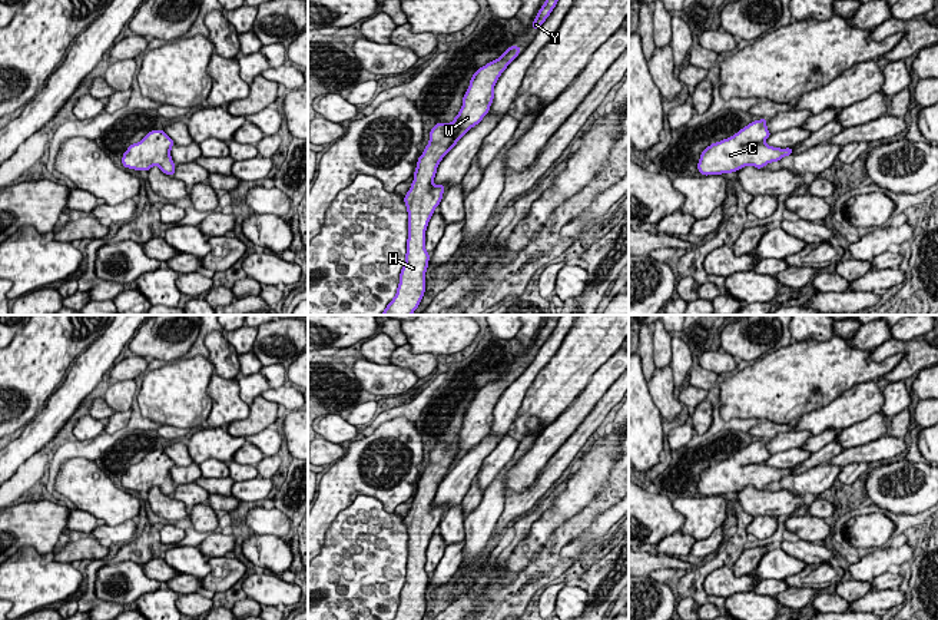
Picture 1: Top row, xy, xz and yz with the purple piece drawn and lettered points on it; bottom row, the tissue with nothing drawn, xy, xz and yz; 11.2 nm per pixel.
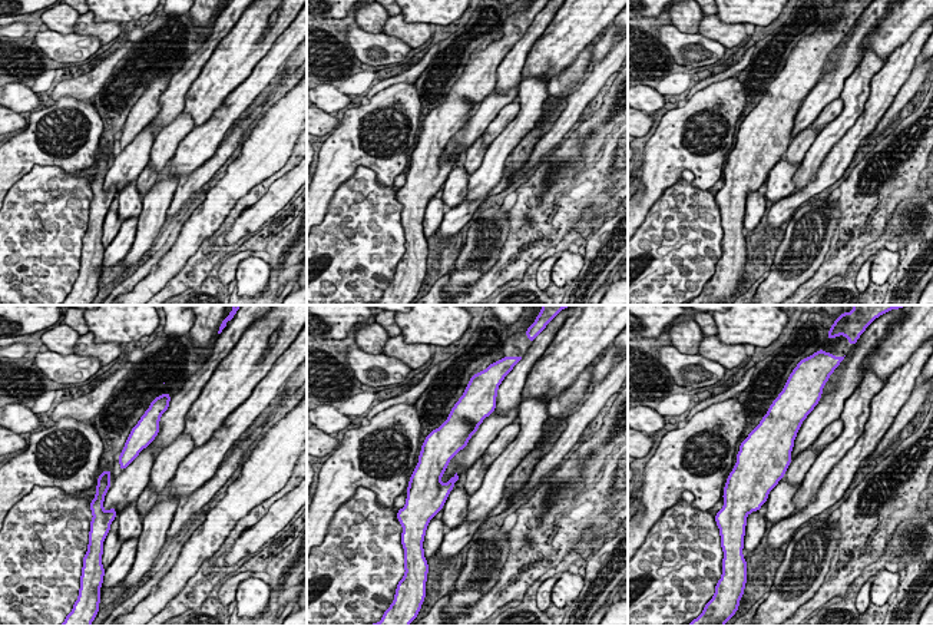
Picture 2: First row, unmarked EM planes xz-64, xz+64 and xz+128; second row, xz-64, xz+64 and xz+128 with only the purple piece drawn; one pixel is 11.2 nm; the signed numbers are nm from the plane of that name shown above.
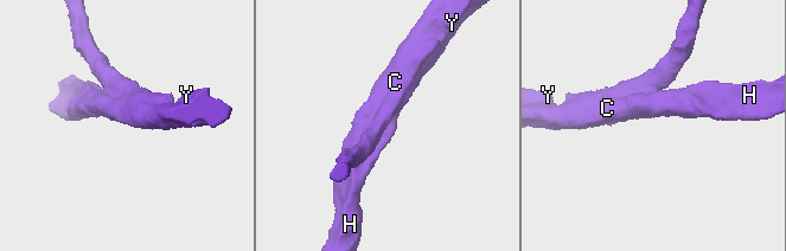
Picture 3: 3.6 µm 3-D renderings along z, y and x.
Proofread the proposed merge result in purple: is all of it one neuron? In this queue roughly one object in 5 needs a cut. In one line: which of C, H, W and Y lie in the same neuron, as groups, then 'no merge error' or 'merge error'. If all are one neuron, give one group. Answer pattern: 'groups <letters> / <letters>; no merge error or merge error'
groups C H W Y; no merge error

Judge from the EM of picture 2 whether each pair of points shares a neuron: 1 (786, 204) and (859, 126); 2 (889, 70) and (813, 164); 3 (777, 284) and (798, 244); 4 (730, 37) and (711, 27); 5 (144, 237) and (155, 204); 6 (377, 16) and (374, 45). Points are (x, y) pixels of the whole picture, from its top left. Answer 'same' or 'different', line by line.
1: same
2: different
3: same
4: same
5: same
6: different

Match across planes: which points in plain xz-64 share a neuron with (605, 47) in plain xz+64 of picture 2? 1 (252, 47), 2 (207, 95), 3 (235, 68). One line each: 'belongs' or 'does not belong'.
1: does not belong
2: does not belong
3: does not belong

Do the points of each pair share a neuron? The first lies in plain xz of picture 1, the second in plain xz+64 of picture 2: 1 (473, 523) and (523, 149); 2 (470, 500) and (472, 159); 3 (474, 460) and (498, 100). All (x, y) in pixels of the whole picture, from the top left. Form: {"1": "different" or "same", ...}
{"1": "different", "2": "same", "3": "same"}

